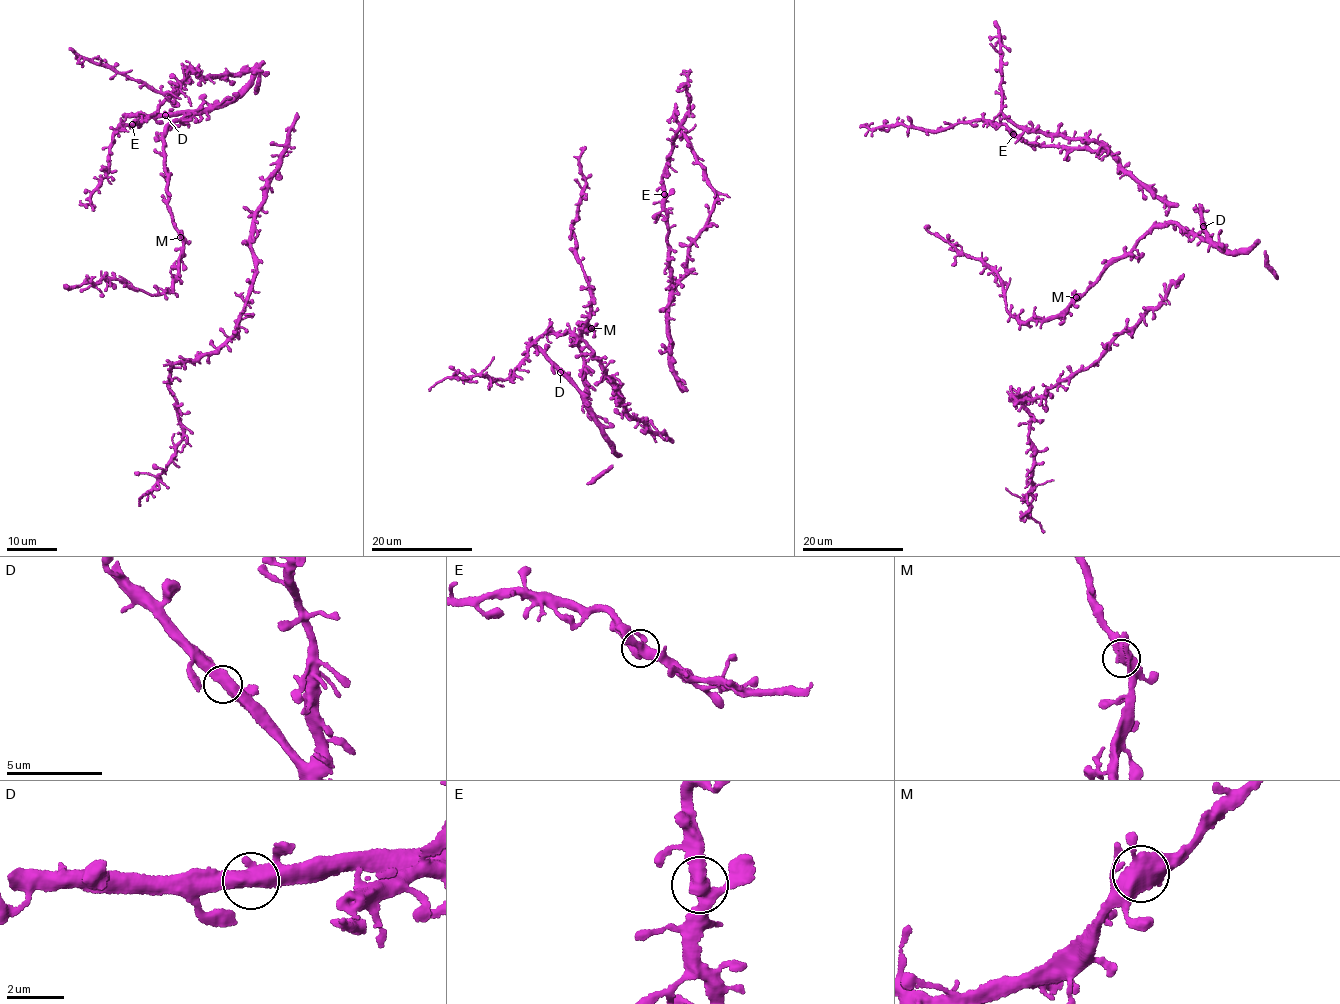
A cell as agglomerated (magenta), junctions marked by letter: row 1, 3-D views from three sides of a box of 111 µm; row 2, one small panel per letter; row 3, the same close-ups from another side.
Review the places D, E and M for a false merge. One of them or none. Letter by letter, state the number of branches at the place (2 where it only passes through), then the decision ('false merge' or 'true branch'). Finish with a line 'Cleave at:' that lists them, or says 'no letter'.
D: branches 3; true branch
E: branches 3; true branch
M: branches 3; true branch
Cleave at: no letter

